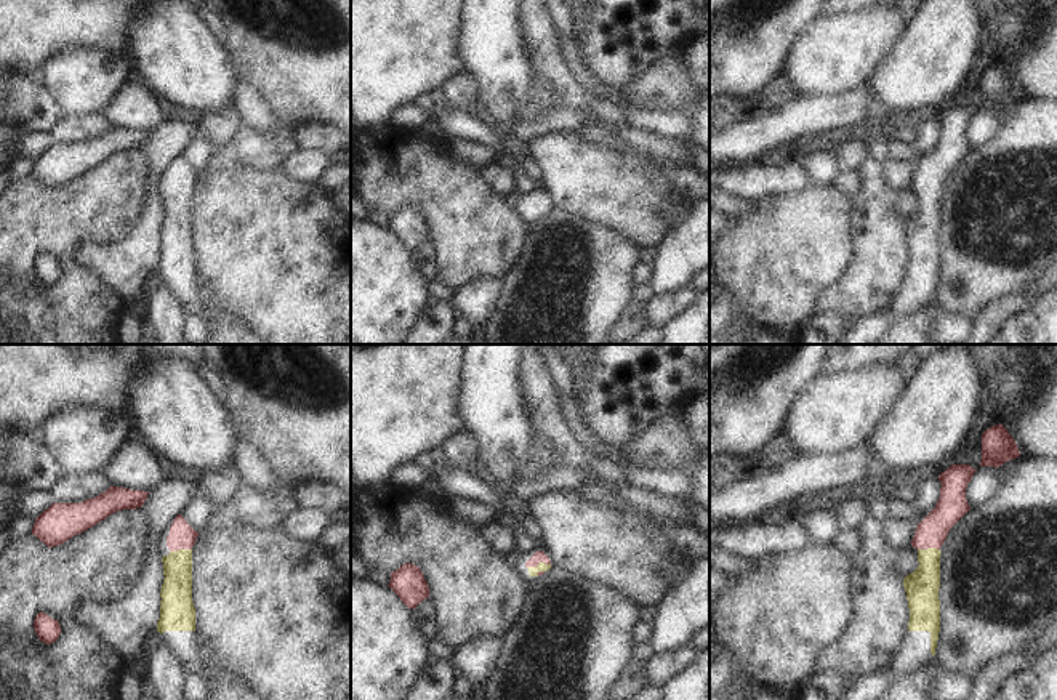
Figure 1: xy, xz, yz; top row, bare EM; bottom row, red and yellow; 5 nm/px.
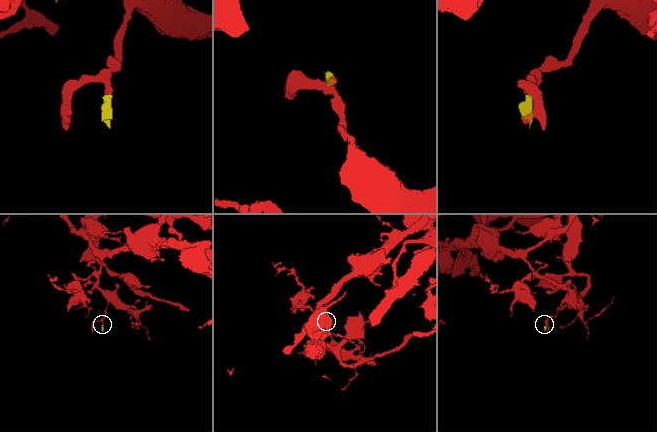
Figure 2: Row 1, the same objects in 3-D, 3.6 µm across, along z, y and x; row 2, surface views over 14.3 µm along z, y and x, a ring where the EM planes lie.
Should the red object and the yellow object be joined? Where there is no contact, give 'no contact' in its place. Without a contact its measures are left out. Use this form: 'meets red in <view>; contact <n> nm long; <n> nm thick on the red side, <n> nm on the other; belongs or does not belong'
meets red in xz; contact 130 nm long; 60 nm thick on the red side, 50 nm on the other; belongs

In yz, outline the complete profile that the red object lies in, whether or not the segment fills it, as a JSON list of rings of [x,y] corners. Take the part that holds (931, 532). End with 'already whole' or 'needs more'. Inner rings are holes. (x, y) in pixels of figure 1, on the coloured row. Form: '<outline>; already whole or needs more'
[[[951,465],[940,473],[940,498],[918,524],[911,546],[918,549],[918,569],[903,578],[910,622],[892,665],[874,674],[855,679],[841,700],[881,700],[908,671],[918,671],[935,660],[940,631],[940,548],[950,529],[971,509],[966,489],[974,469]]]; needs more

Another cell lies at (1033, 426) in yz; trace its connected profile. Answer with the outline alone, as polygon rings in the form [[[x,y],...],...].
[[[1047,359],[1035,402],[1023,400],[1001,424],[1020,455],[1057,458],[1057,362]]]

